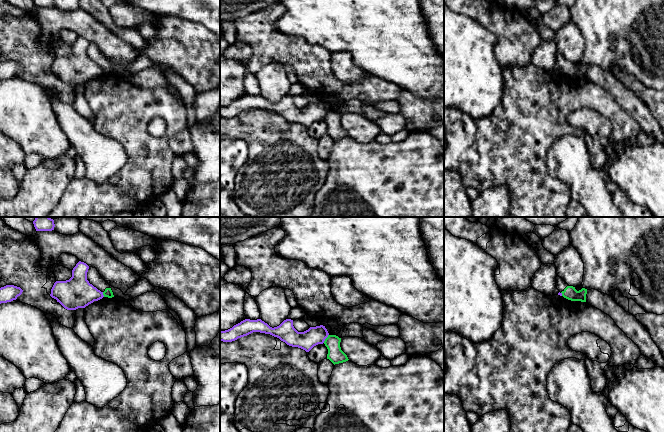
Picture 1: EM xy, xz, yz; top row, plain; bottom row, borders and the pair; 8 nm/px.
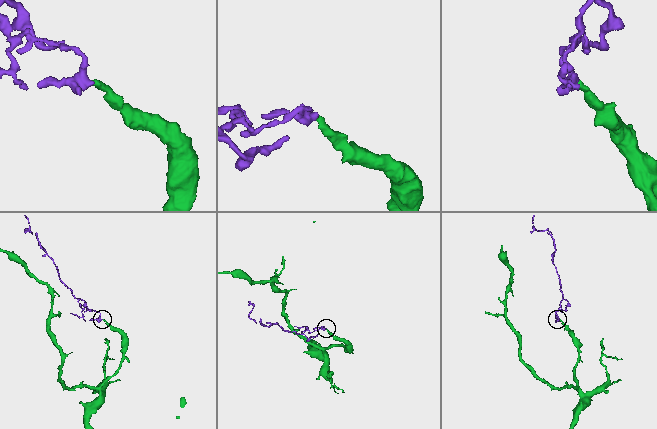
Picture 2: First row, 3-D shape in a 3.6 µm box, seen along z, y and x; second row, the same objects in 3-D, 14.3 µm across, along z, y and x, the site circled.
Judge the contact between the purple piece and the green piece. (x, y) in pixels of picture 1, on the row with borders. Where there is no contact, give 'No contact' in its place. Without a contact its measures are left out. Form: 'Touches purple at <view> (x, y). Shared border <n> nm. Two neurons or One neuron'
Touches purple at xz (326, 337). Shared border 80 nm. Two neurons

